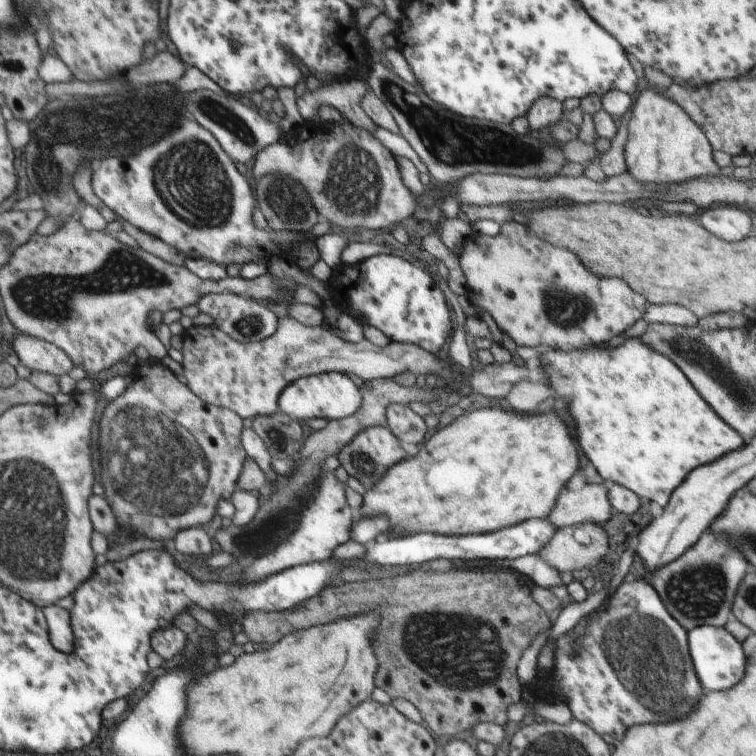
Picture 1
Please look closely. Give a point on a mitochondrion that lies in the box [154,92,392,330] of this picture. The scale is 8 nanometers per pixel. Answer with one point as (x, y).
(351, 174)

